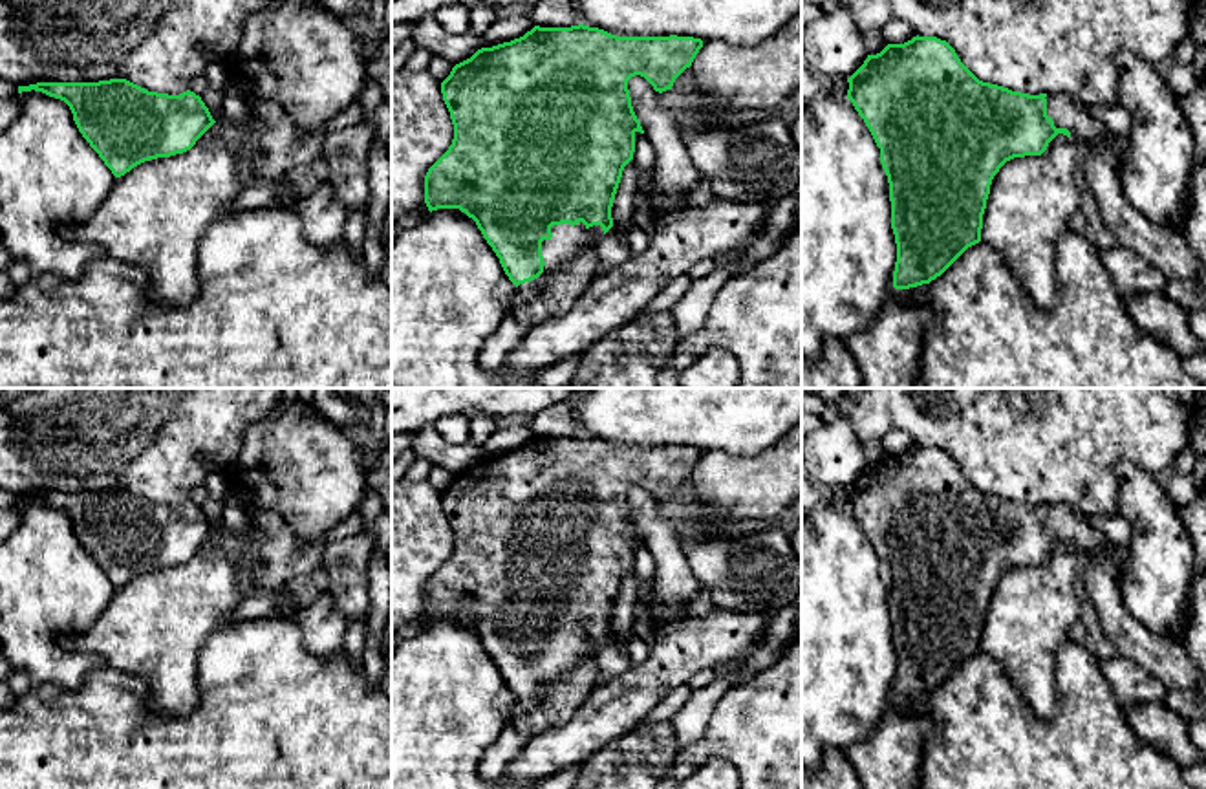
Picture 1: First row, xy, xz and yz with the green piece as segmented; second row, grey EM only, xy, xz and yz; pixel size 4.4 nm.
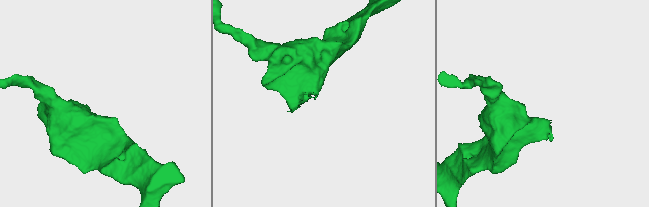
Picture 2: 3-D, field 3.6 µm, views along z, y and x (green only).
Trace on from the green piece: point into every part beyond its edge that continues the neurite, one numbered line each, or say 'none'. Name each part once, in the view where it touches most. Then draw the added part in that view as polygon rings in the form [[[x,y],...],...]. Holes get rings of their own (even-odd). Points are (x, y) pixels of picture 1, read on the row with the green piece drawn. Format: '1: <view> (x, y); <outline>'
1: xz (568, 240); [[[582,222],[575,227],[569,223],[553,225],[553,238],[542,242],[542,256],[544,256],[544,273],[525,284],[516,287],[516,297],[511,300],[511,309],[514,311],[520,304],[534,298],[540,291],[540,284],[547,273],[553,273],[564,267],[569,260],[573,260],[582,247],[597,245],[597,242],[604,236],[600,225],[586,227]]]

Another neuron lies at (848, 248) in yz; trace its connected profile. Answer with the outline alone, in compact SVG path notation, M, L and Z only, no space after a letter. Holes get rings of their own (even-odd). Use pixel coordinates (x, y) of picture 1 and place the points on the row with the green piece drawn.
M818 93L802 104L802 355L822 357L829 337L845 342L867 330L893 295L897 243L891 229L889 183L864 119L847 97Z

